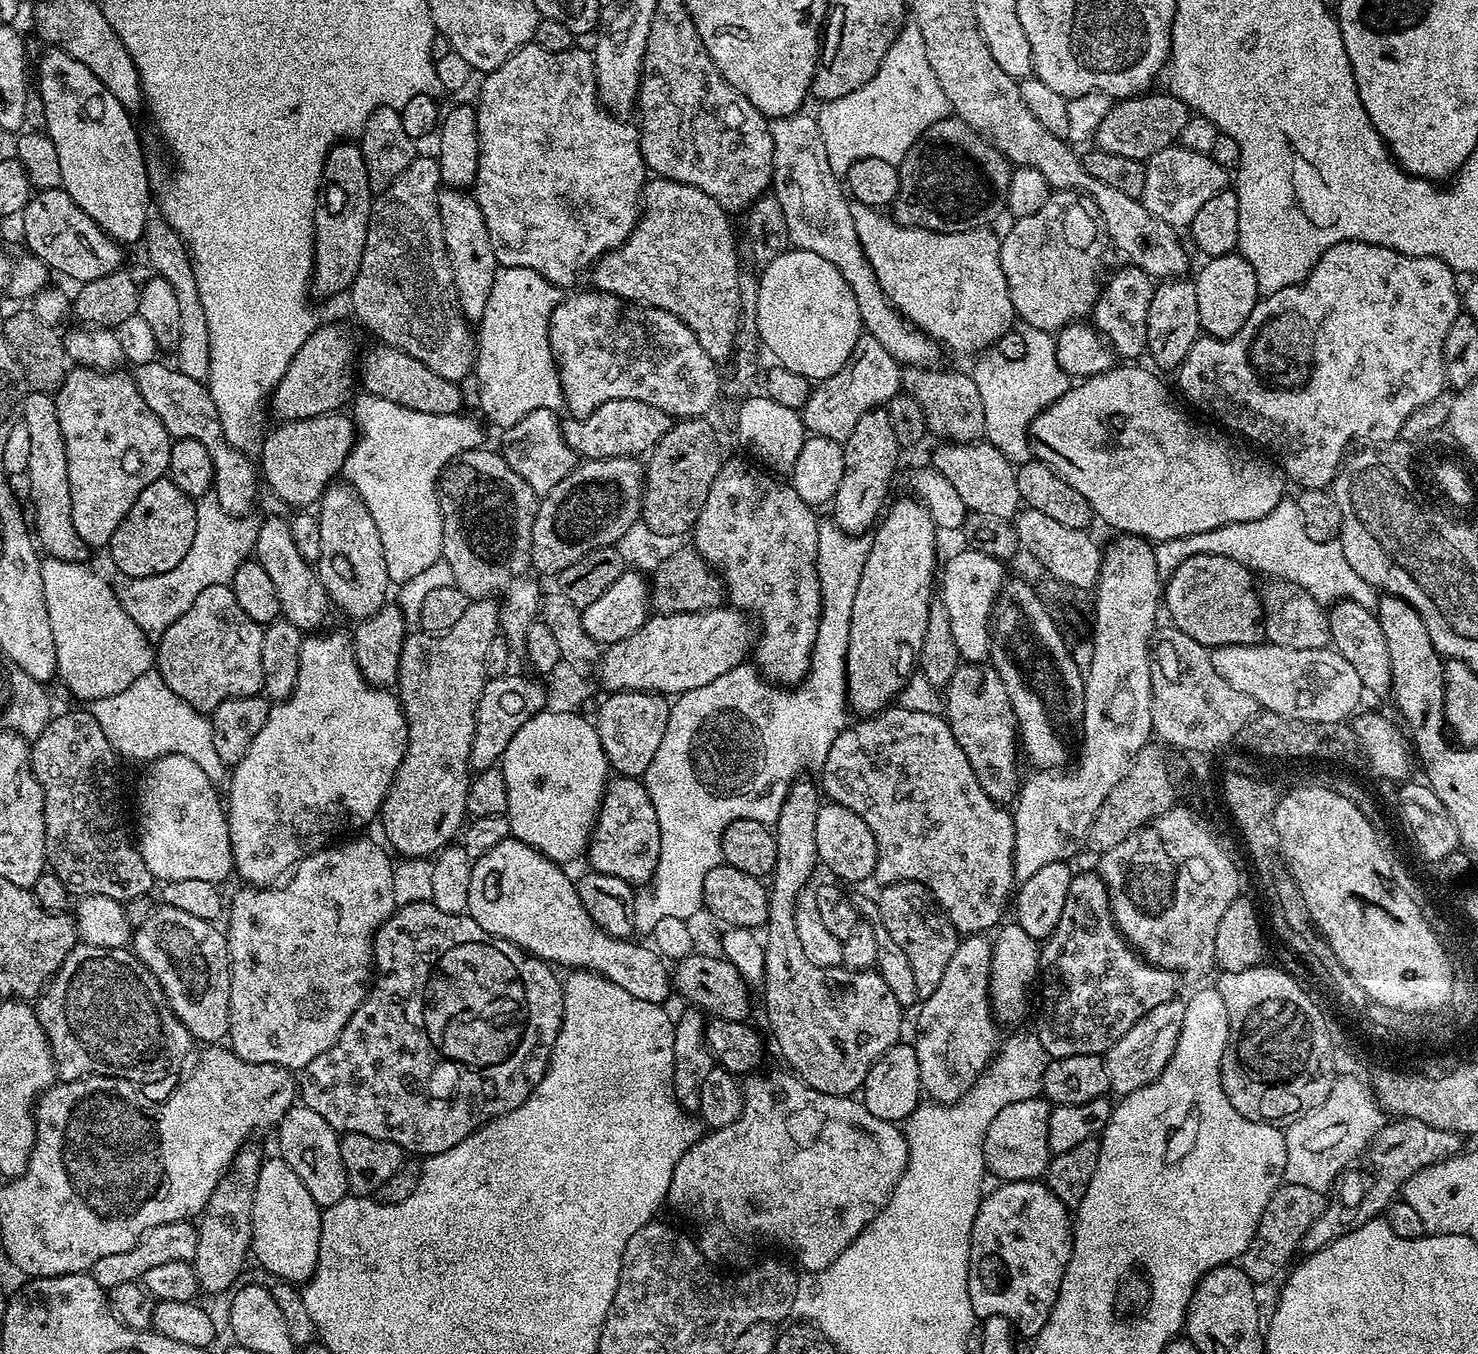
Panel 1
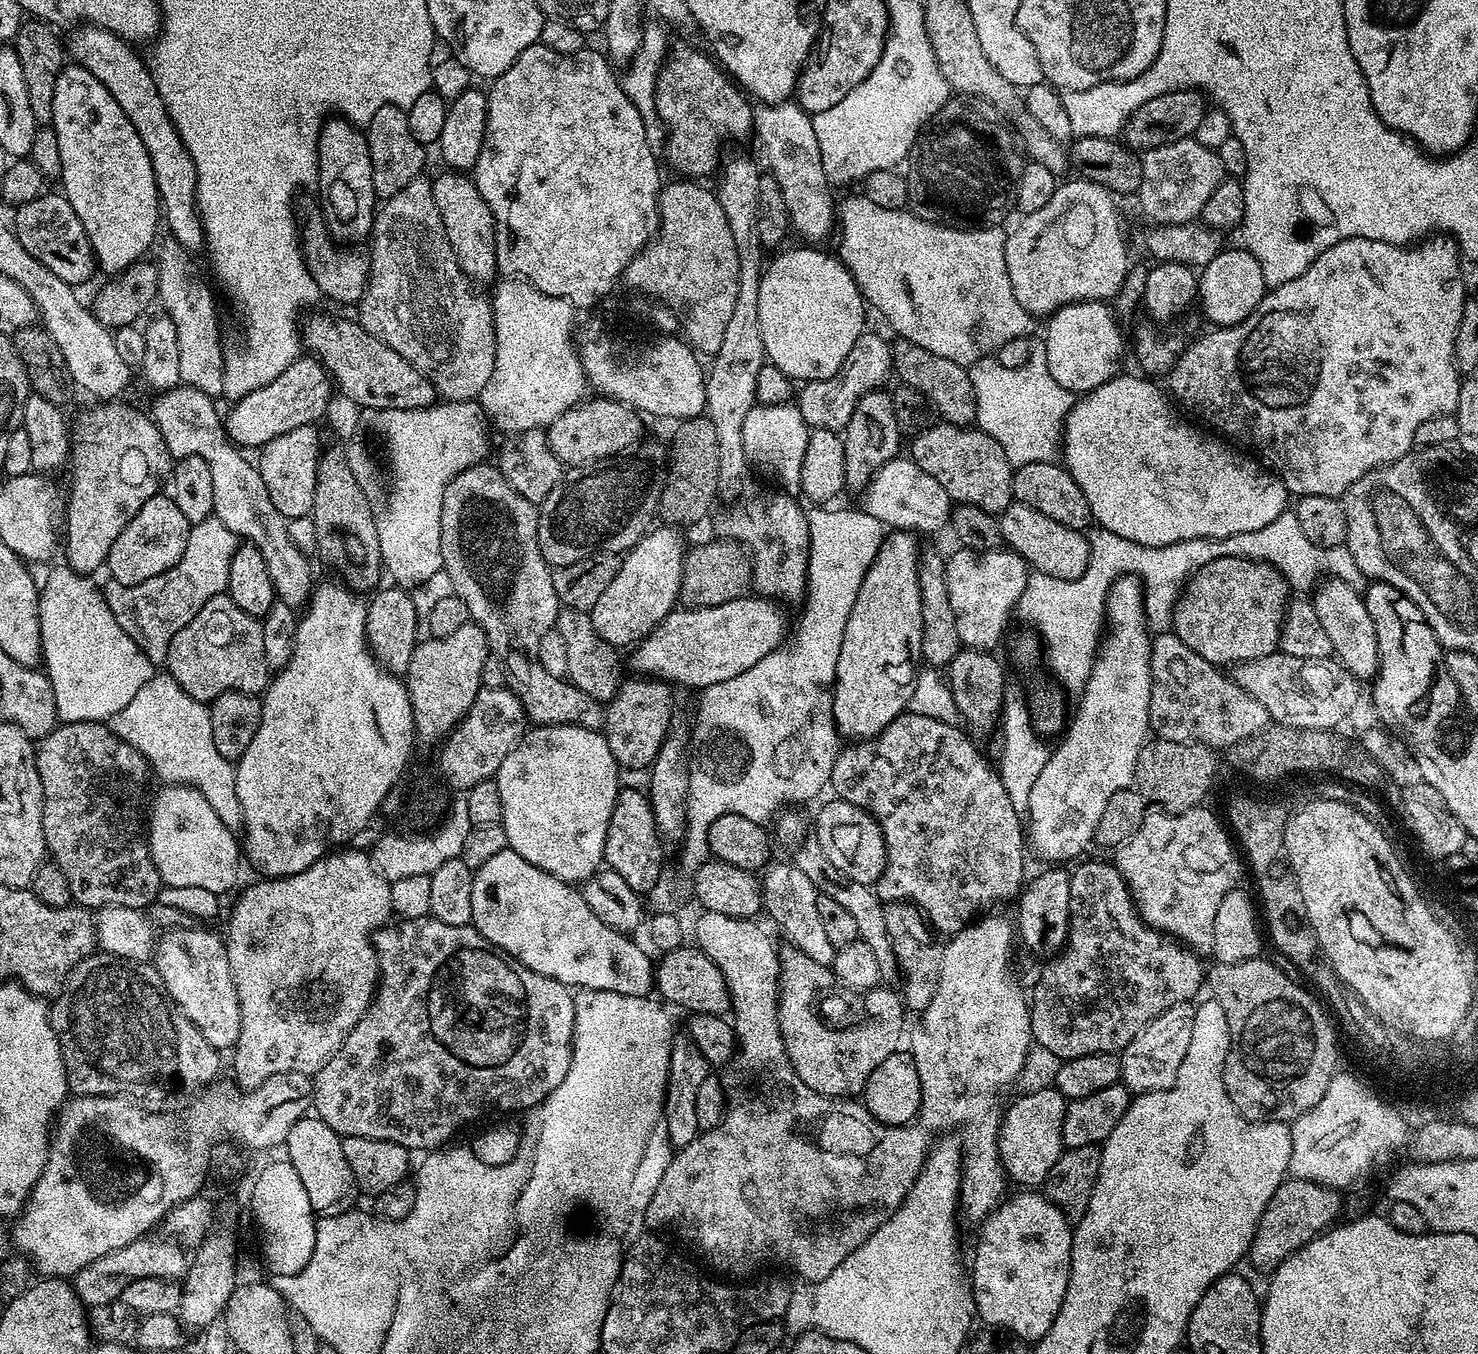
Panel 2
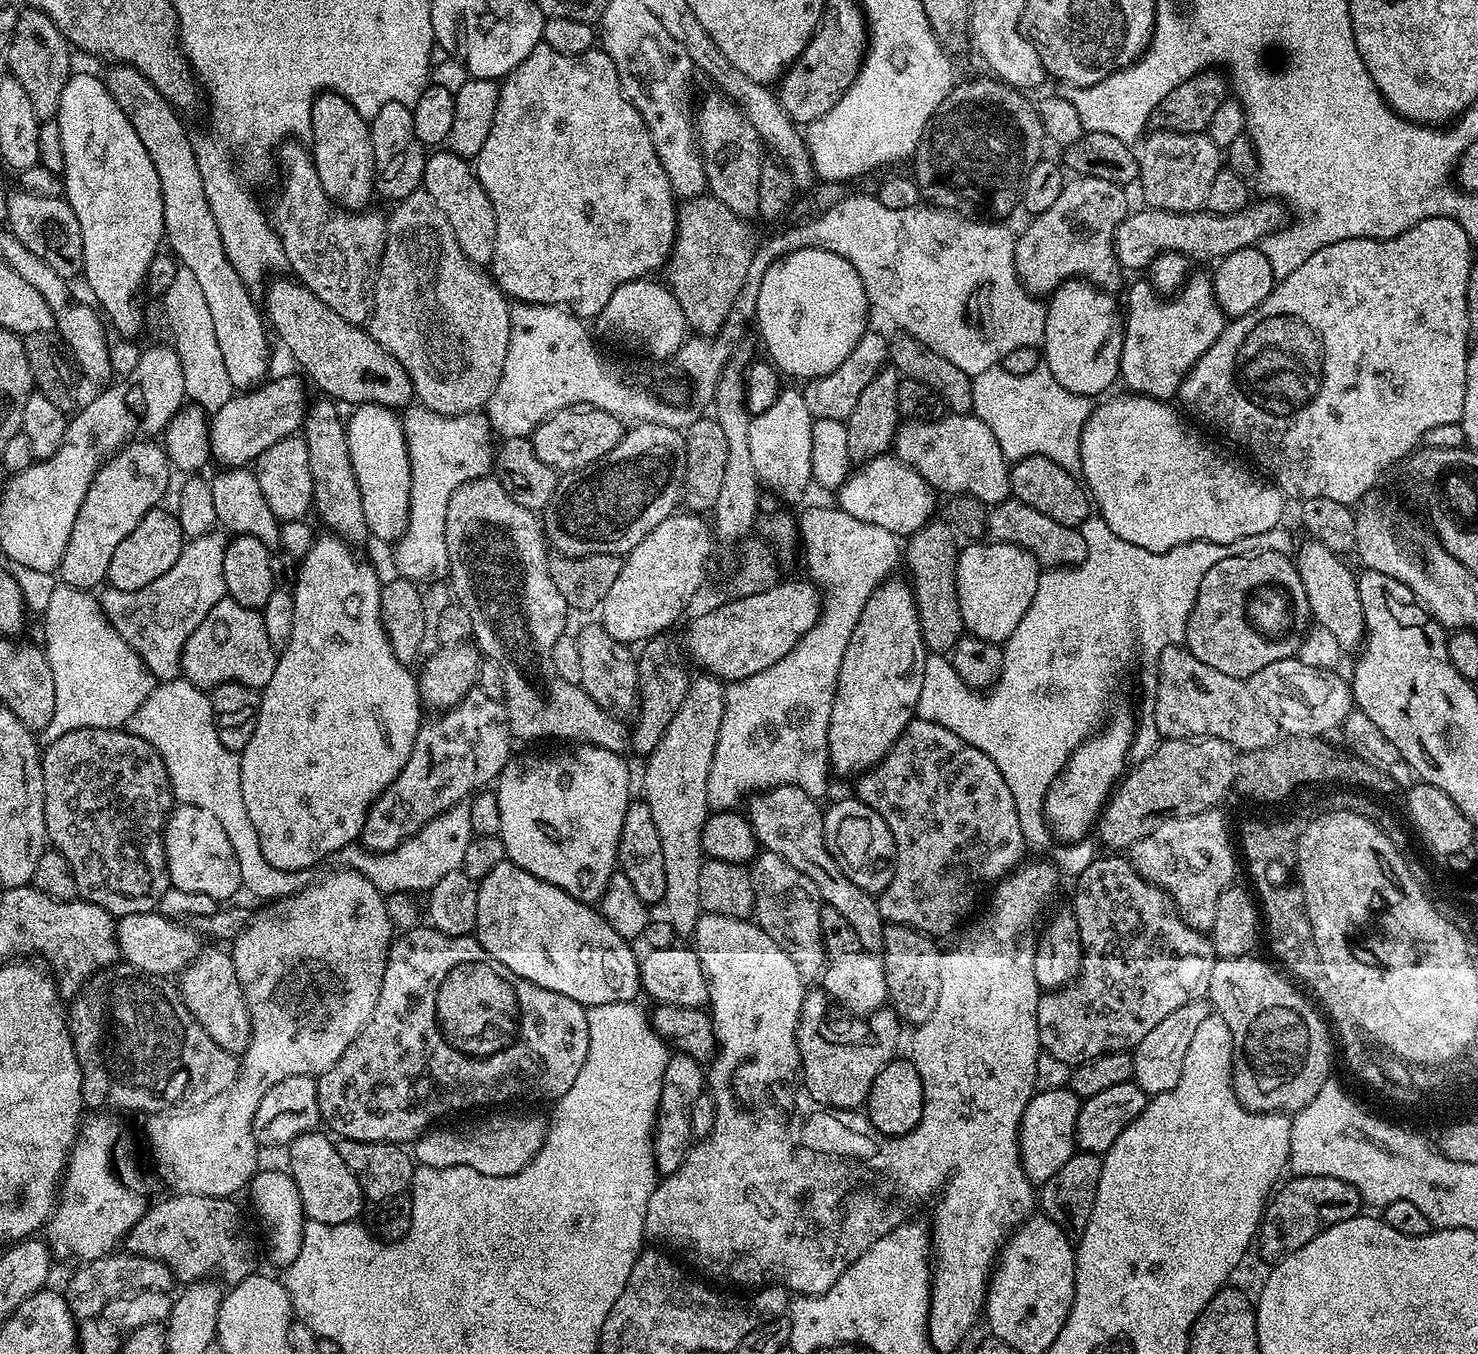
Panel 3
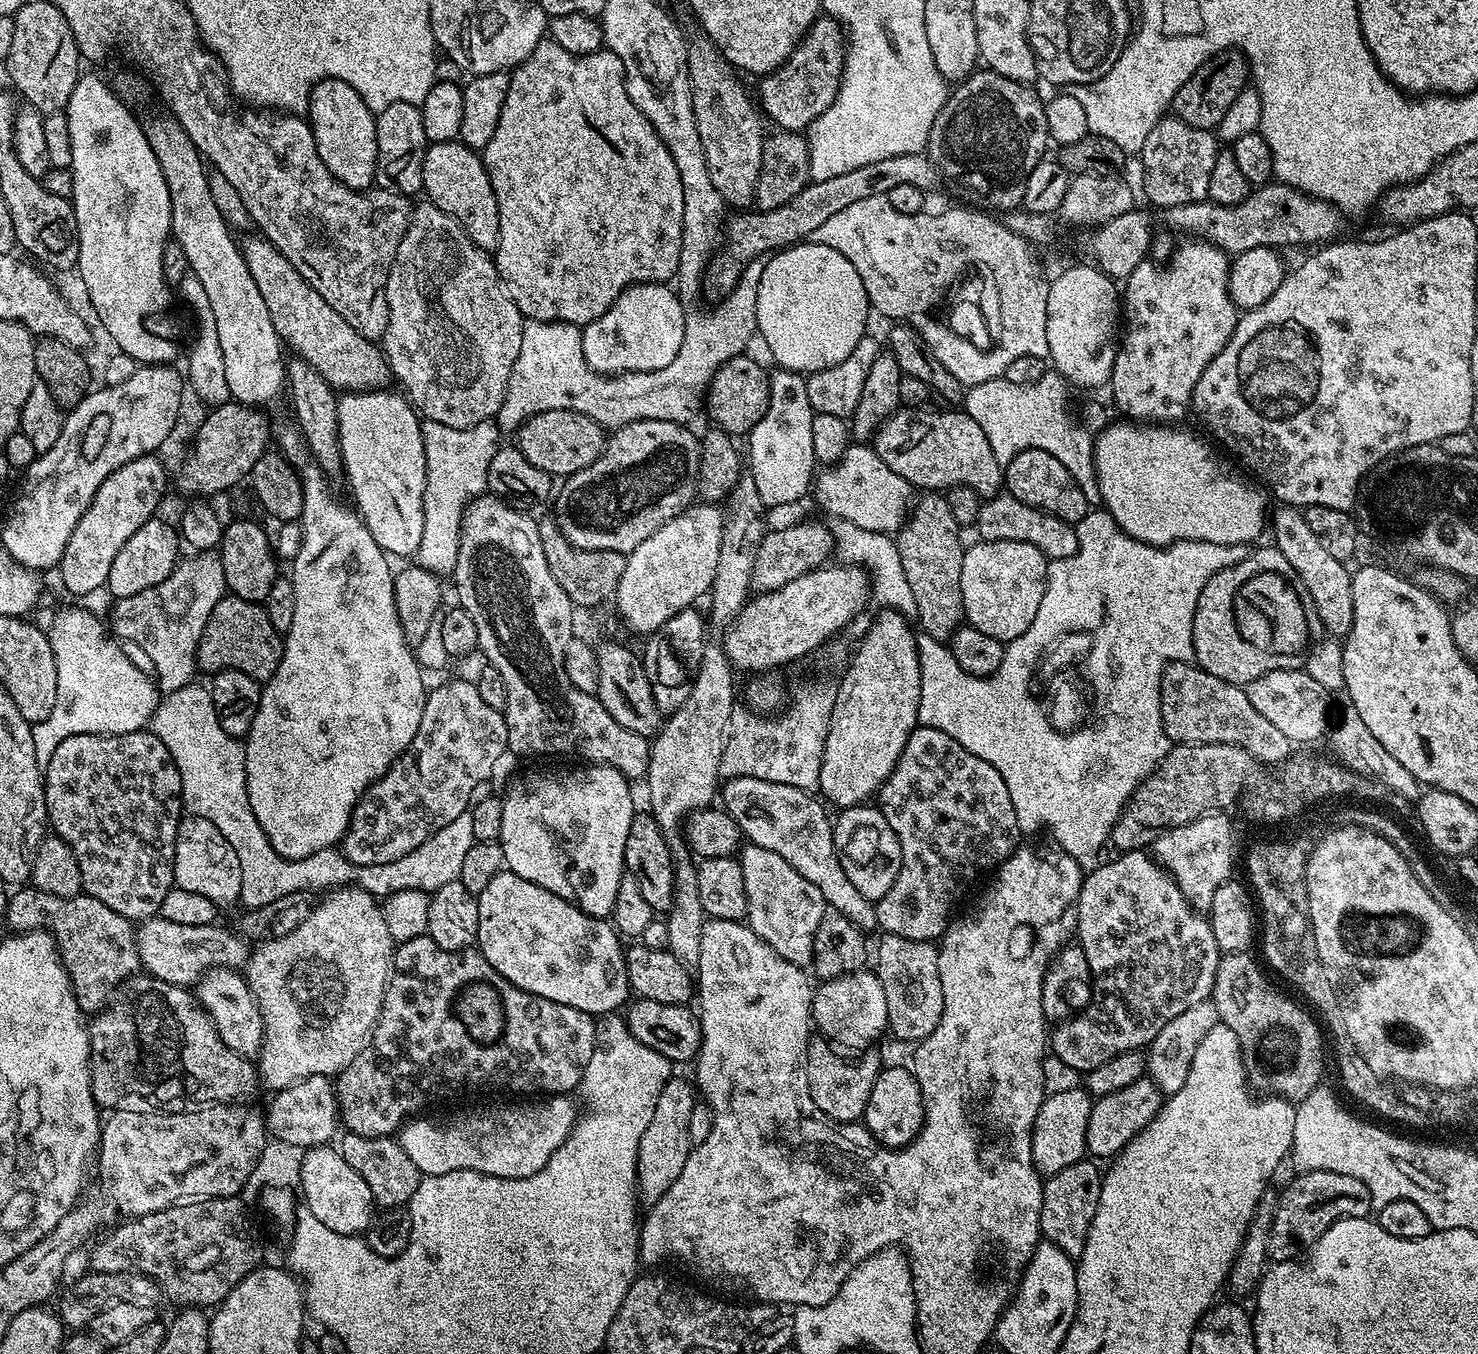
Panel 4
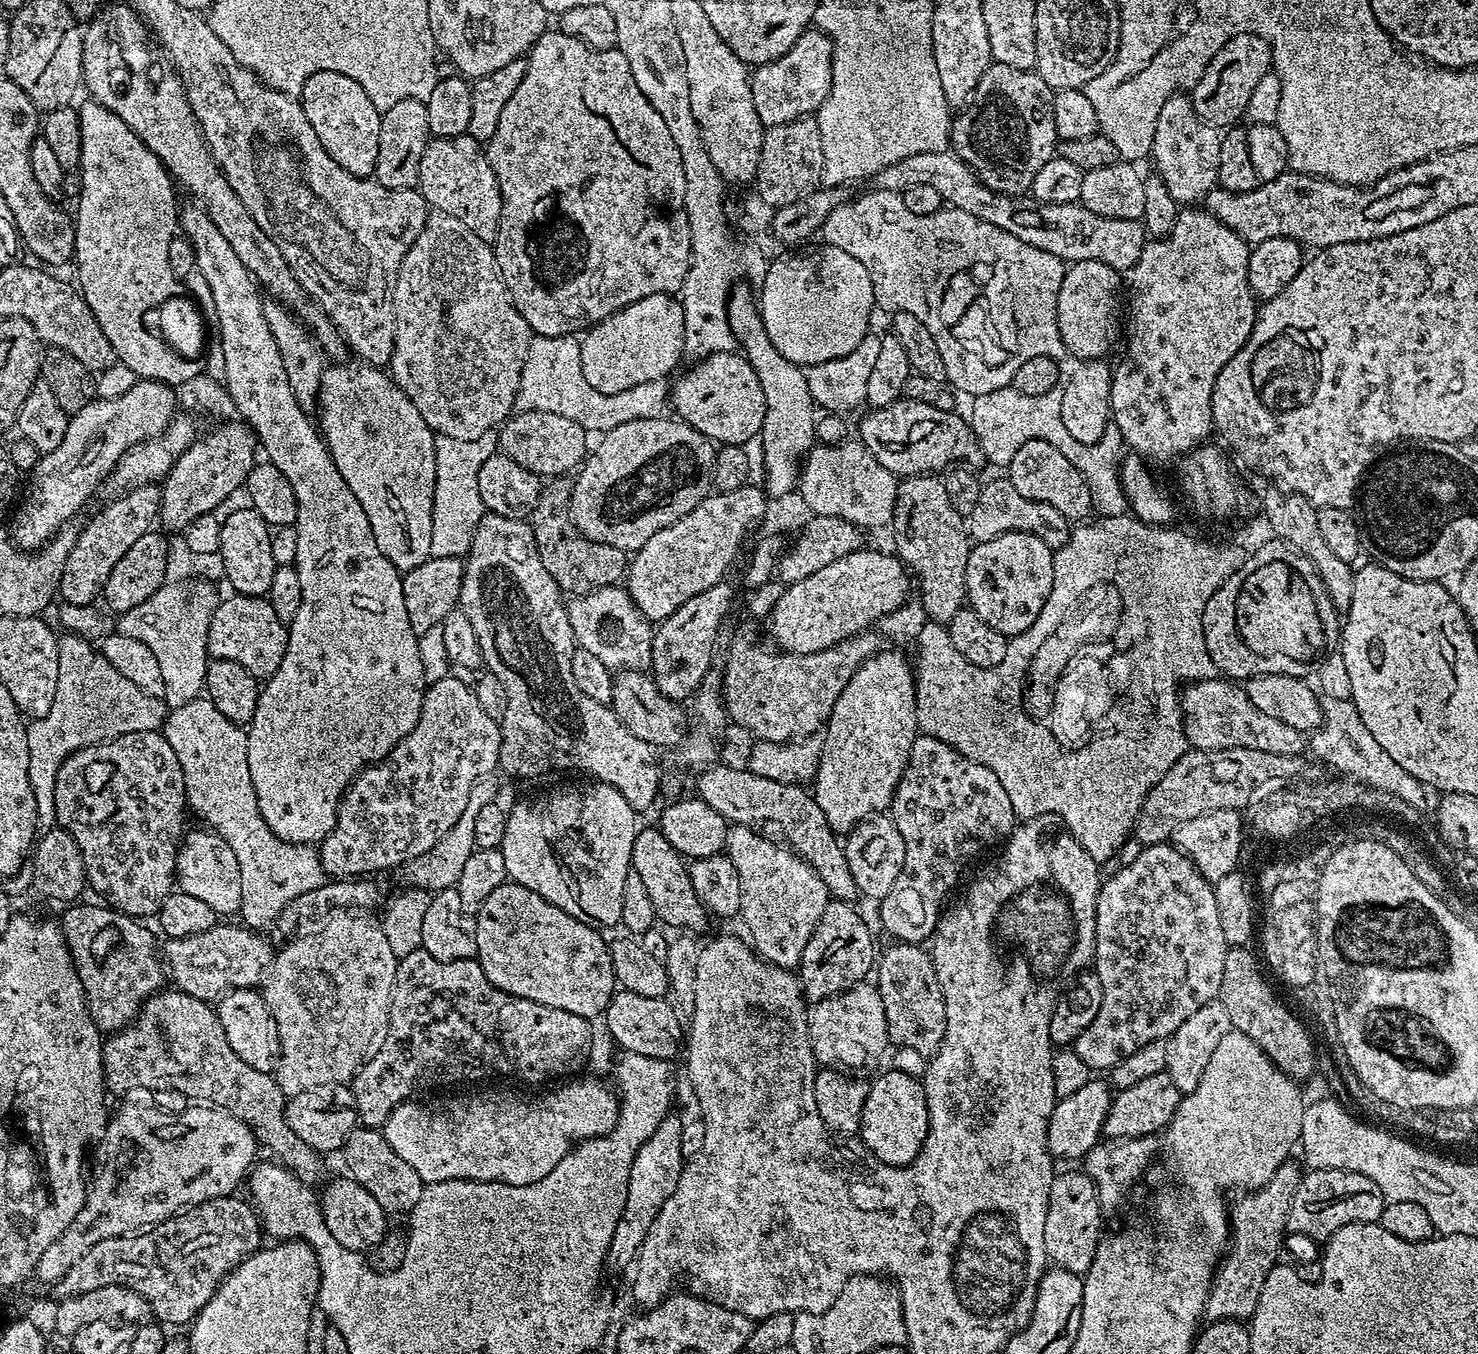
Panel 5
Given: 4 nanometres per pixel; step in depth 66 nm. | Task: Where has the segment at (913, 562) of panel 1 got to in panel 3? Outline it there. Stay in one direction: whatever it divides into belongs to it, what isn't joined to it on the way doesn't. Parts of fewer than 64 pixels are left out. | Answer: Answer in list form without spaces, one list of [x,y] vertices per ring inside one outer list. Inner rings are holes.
[[[889,578],[874,590],[862,610],[862,618],[858,618],[858,626],[854,626],[854,634],[850,634],[850,646],[846,646],[846,654],[842,654],[828,731],[828,762],[835,775],[837,772],[840,776],[856,778],[873,768],[896,745],[897,738],[916,716],[926,649],[912,589],[905,581],[903,584],[896,579]]]

